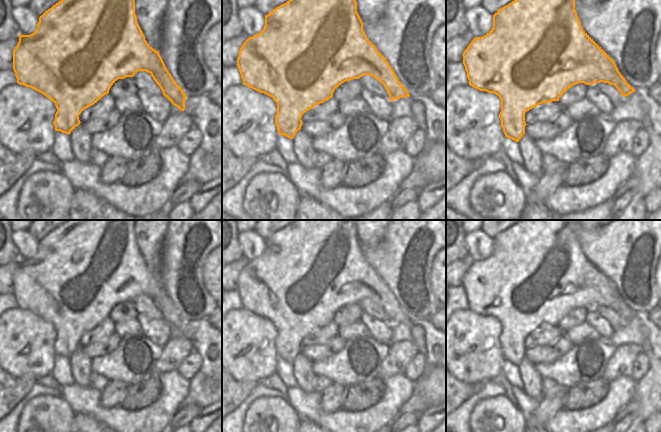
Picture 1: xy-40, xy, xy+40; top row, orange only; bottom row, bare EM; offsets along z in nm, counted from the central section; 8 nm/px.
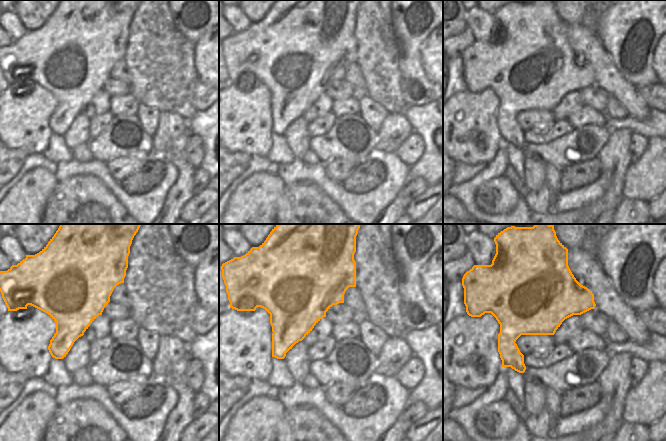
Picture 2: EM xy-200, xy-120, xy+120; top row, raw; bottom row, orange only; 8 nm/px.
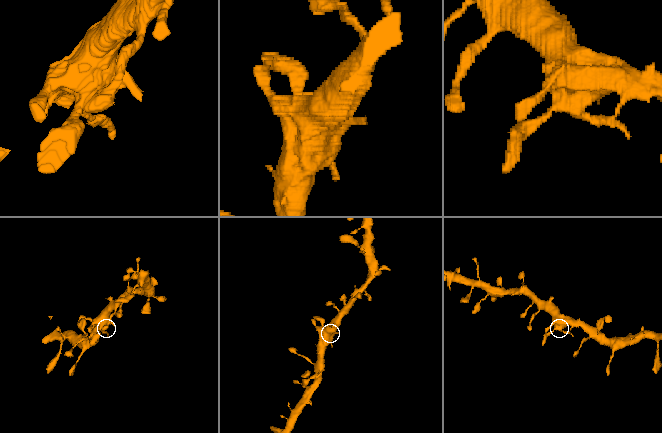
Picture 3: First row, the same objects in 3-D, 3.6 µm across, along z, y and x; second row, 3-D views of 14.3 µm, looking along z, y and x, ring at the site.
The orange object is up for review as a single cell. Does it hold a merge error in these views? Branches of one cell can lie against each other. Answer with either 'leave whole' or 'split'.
split

